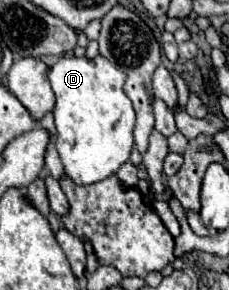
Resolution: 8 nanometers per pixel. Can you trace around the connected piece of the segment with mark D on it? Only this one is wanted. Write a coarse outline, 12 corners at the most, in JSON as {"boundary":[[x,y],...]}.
{"boundary":[[103,56],[51,66],[55,148],[81,186],[129,160],[135,112]]}

